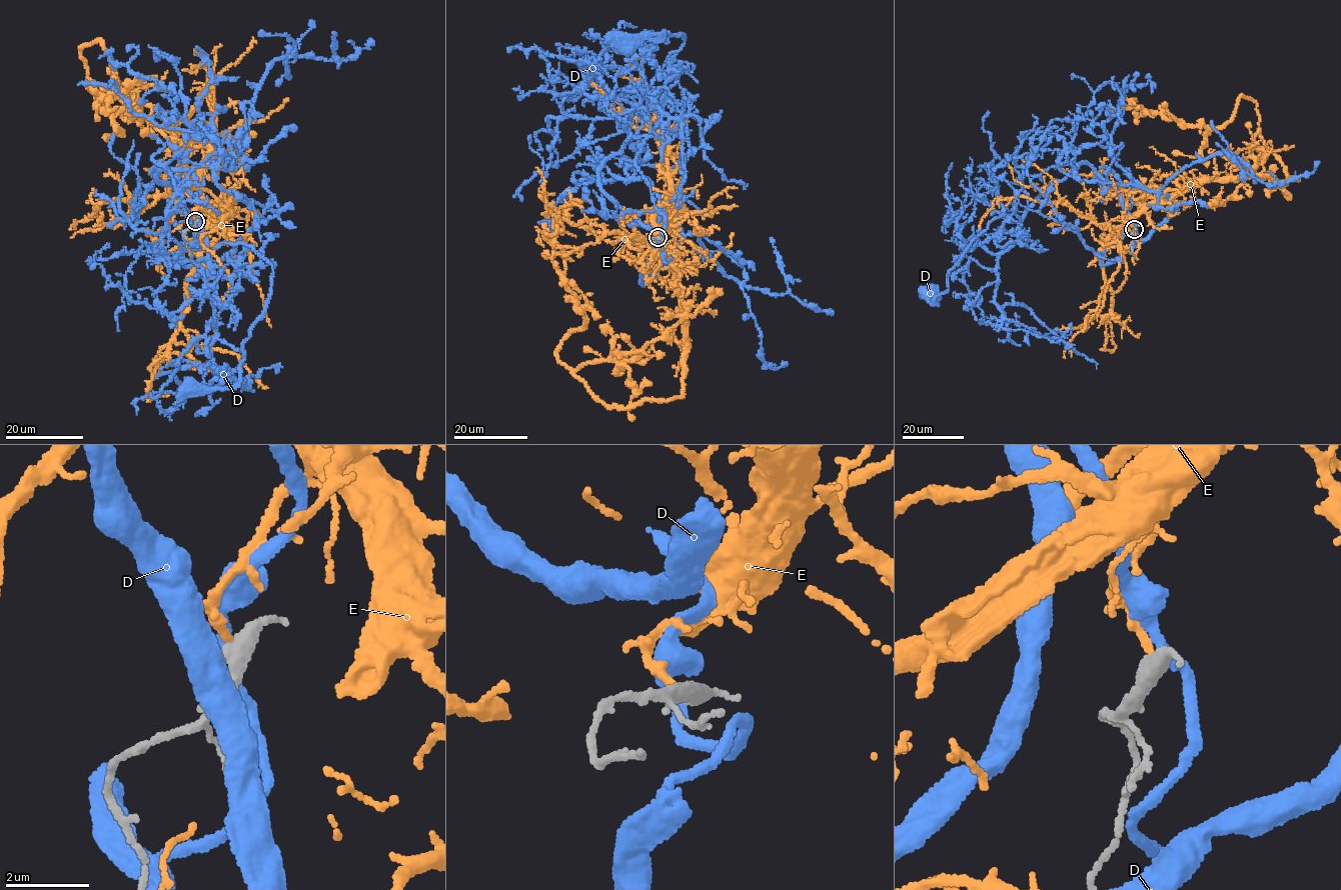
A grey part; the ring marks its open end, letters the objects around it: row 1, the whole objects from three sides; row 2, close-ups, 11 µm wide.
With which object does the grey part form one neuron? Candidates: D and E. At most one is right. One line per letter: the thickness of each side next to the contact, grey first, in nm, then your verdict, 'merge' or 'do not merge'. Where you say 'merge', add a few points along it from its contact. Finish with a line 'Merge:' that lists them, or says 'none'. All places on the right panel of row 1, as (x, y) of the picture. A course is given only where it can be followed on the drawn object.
D: 380 nm thick on the grey side, 240 nm on the other; do not merge
E: 380 nm thick on the grey side, 200 nm on the other; merge; it runs (1134, 228), (1149, 206), (1210, 180), (1269, 176), (1290, 197), (1252, 100), (1241, 95), (1217, 128), (1135, 104)
Merge: E

